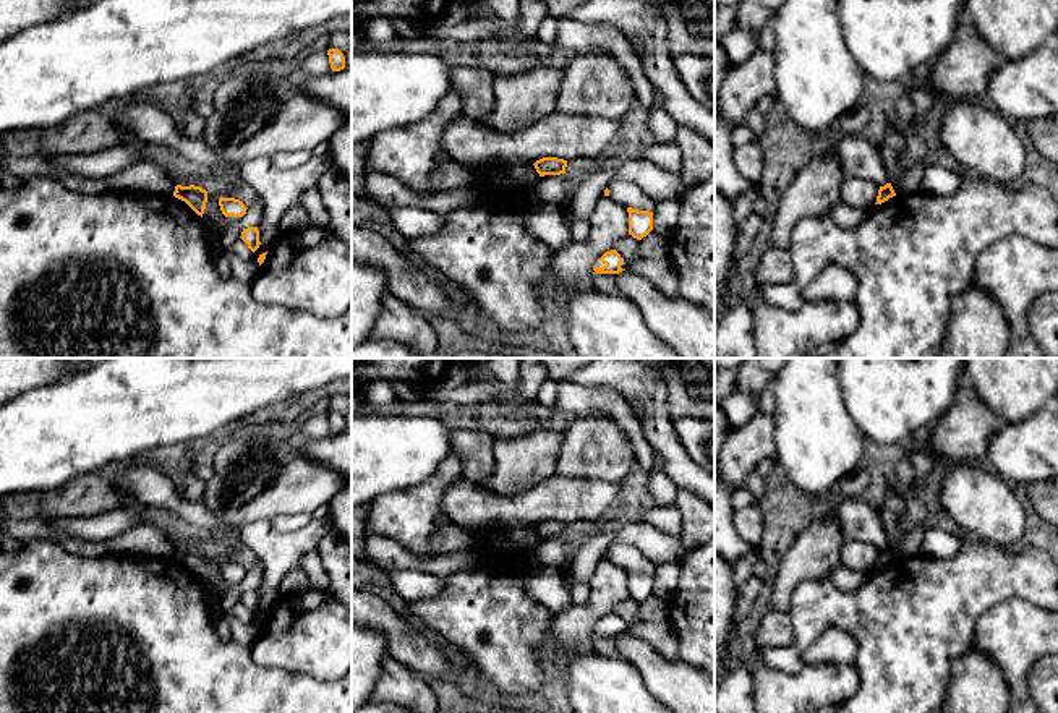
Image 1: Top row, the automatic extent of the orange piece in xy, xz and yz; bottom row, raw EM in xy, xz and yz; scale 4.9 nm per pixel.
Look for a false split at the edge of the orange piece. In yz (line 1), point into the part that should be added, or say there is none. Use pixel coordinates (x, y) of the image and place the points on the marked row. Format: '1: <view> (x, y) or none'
1: none

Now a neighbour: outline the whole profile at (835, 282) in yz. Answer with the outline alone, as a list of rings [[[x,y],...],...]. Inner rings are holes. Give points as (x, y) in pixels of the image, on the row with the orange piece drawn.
[[[826,266],[820,275],[804,288],[804,301],[815,301],[830,298],[834,301],[854,301],[857,293],[857,284],[854,274],[839,266]]]

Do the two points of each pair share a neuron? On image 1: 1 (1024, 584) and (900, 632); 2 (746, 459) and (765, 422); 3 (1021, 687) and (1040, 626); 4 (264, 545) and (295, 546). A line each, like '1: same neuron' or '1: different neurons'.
1: same neuron
2: same neuron
3: same neuron
4: same neuron

